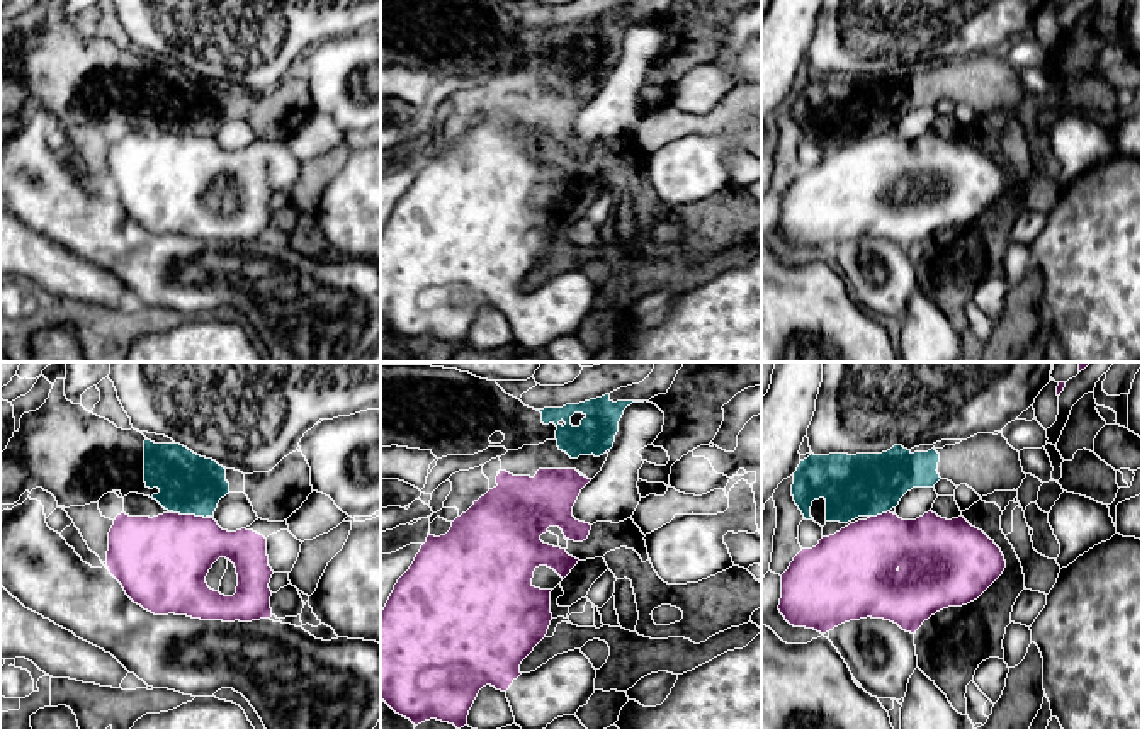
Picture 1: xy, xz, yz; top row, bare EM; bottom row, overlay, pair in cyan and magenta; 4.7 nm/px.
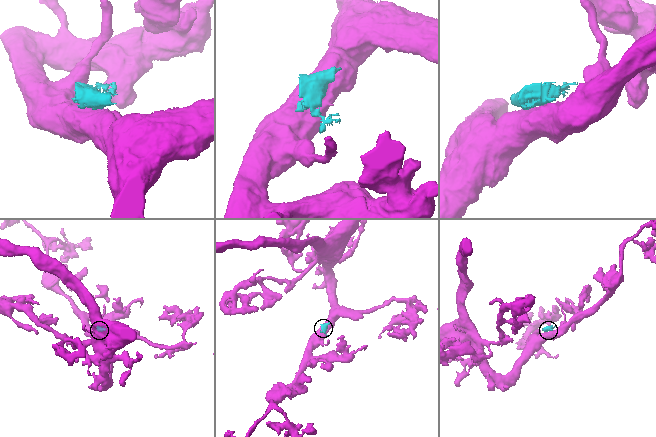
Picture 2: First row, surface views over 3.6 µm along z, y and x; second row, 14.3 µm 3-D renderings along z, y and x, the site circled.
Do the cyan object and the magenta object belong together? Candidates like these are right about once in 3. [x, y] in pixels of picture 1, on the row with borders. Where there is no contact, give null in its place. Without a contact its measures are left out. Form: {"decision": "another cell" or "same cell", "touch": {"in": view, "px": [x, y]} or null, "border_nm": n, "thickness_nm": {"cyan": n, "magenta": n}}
{"decision": "another cell", "touch": {"in": "xy", "px": [189, 514]}, "border_nm": 160, "thickness_nm": {"cyan": 280, "magenta": 420}}

